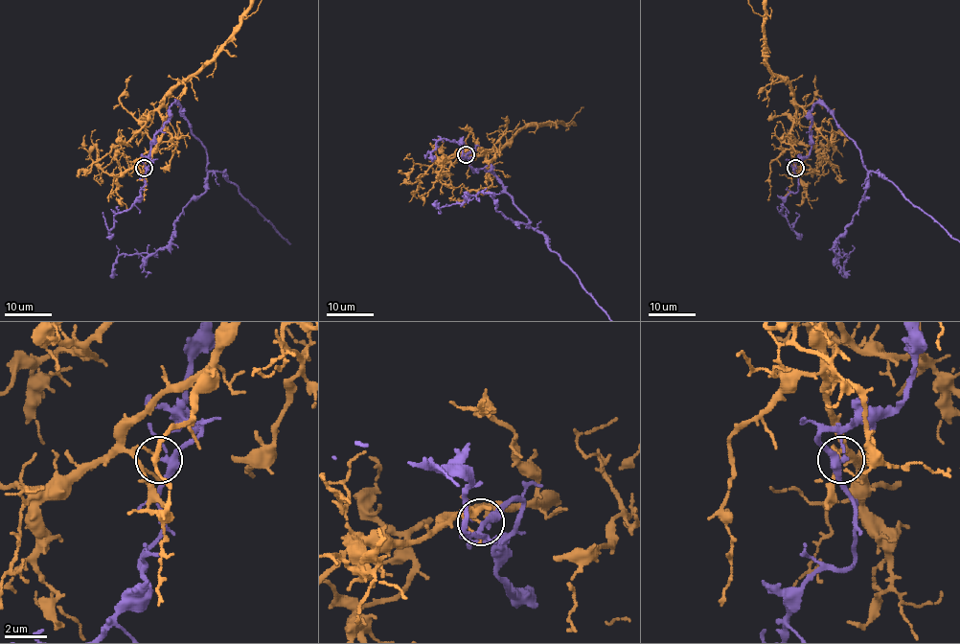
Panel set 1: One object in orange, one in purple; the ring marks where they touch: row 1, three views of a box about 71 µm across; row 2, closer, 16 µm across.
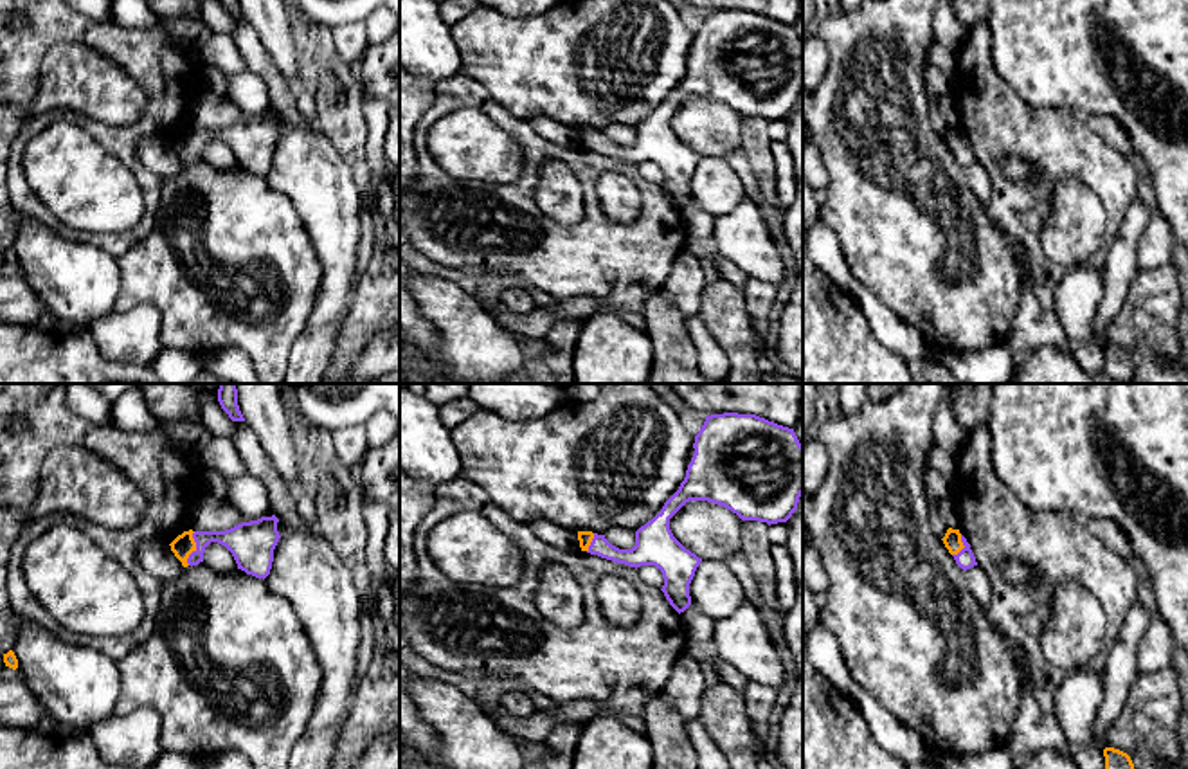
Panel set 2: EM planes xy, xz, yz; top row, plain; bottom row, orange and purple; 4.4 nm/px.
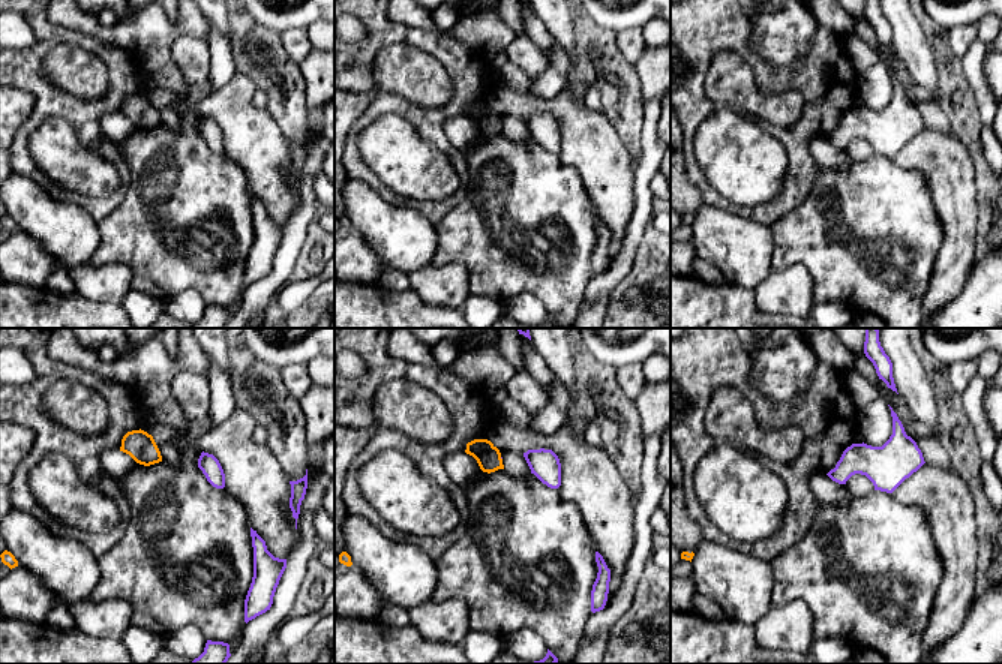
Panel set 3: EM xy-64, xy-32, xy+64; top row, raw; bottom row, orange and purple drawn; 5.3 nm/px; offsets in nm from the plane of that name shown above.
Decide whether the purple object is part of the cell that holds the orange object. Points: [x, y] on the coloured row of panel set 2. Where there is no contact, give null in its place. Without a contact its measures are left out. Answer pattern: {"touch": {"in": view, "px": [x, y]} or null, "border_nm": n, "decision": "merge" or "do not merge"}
{"touch": {"in": "xy", "px": [195, 548]}, "border_nm": 160, "decision": "do not merge"}

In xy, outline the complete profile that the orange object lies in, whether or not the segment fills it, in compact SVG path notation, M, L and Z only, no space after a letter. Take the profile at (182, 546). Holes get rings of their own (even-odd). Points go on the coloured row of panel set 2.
M193 529L184 531L178 535L169 546L175 556L182 562L184 567L187 567L187 558L193 551L196 551L196 542L193 538Z

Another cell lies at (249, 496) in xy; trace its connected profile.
M250 474L229 481L227 501L245 522L257 520L270 511L265 483Z

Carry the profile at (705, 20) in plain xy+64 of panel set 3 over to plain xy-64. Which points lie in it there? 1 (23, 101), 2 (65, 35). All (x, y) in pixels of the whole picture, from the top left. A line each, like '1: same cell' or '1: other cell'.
1: other cell
2: same cell

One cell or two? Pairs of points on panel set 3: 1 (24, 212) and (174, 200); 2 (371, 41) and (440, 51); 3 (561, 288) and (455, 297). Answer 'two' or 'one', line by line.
1: two
2: one
3: two

